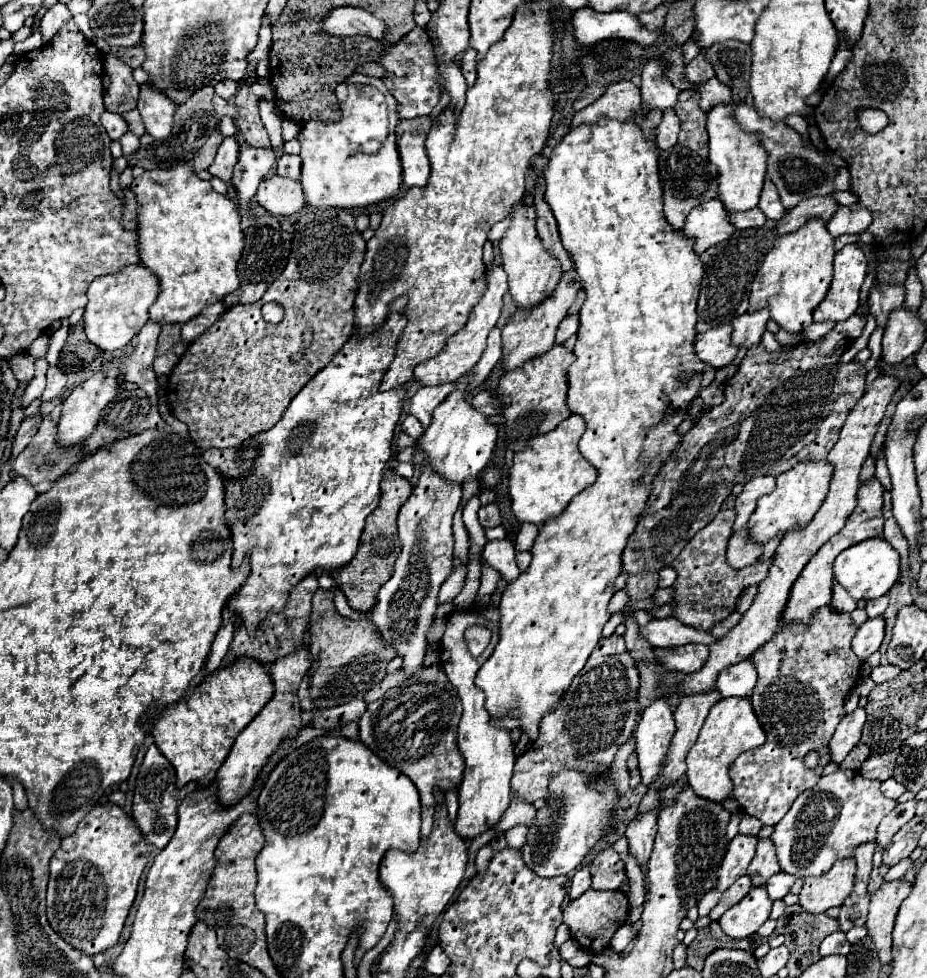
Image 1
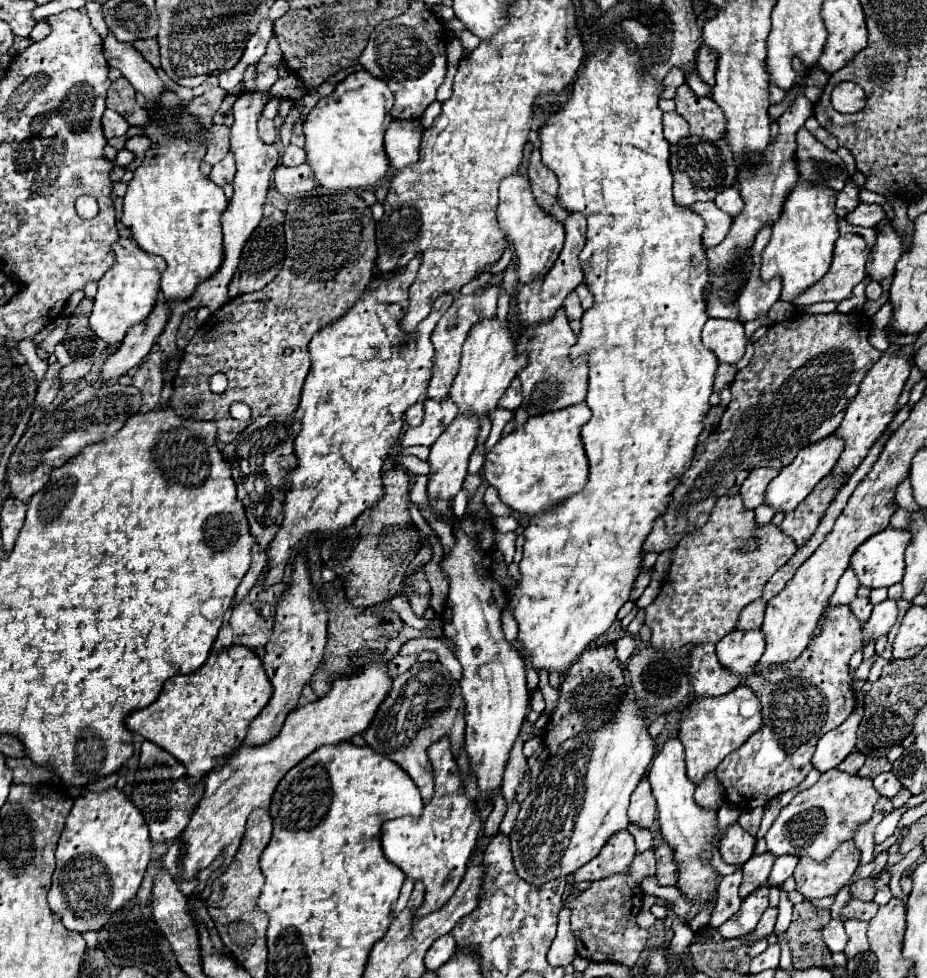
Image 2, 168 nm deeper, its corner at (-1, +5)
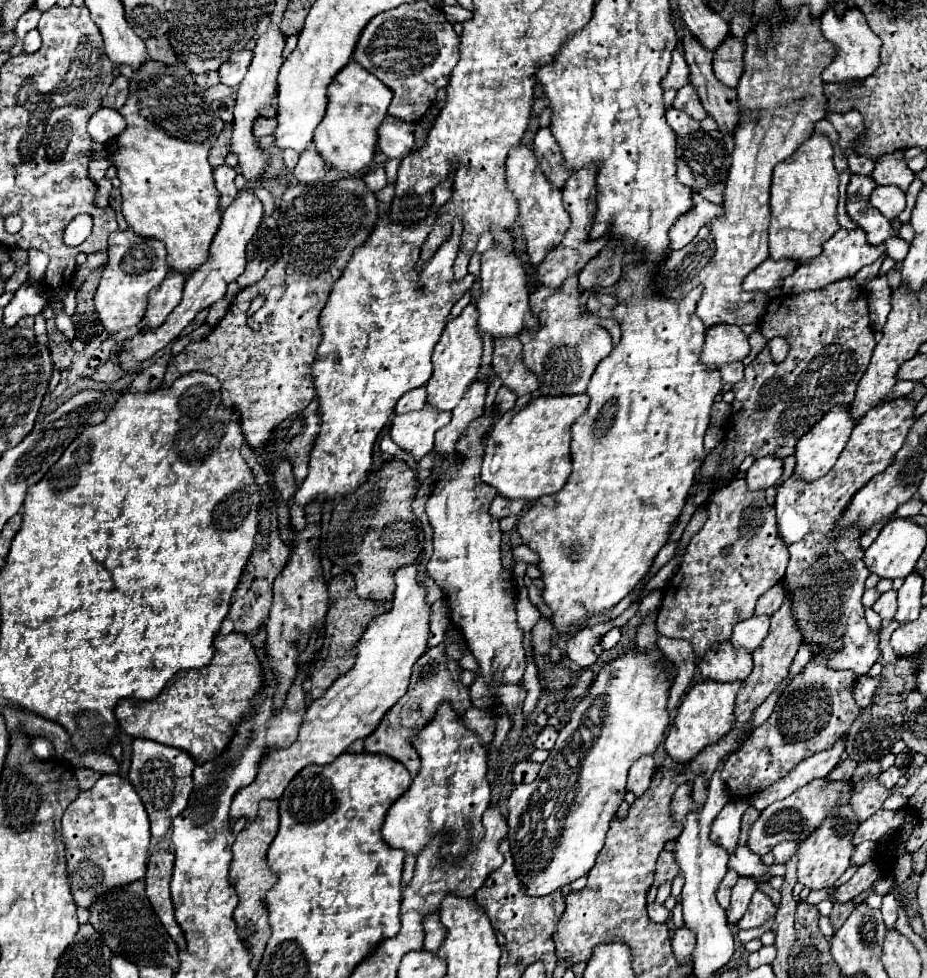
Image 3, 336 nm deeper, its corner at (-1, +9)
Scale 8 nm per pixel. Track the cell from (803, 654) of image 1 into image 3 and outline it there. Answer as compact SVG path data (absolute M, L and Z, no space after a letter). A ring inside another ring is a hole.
M830 647L820 649L810 663L798 675L794 675L792 687L778 697L774 713L768 717L768 721L762 723L726 761L722 781L734 797L748 799L780 781L800 761L828 749L858 717L860 707L852 697L856 675L852 671L828 669L828 655L832 655Z

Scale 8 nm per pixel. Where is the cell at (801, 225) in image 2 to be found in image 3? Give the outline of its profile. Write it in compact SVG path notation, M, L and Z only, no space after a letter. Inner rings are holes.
M812 135L796 155L778 163L772 175L770 195L770 259L792 259L798 265L822 253L822 245L840 229L836 219L838 173L832 163L832 143L824 135Z

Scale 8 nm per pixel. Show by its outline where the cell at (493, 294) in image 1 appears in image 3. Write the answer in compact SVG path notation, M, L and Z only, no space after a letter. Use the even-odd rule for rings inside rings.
M468 303L458 317L446 323L442 337L434 347L434 355L432 355L434 373L426 383L428 405L440 411L452 411L468 391L470 383L476 379L480 359L482 359L482 337L476 333L476 307Z

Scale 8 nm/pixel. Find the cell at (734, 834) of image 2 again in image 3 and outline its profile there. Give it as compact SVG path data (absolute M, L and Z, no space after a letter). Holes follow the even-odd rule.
M730 799L712 823L712 841L720 843L728 853L734 853L738 847L740 819L746 809L748 803L744 799Z

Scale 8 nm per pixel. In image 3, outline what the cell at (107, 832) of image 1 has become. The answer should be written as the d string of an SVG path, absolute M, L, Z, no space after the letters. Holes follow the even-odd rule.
M102 775L92 789L82 791L72 805L68 805L62 817L62 839L66 845L66 861L68 861L68 883L74 901L82 909L90 909L92 903L112 887L124 887L128 883L140 881L146 875L146 857L150 849L150 823L146 809L132 789L130 781L120 775Z

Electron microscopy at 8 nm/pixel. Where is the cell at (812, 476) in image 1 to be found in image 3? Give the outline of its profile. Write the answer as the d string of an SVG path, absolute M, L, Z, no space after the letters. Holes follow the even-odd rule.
M842 405L842 407L832 407L828 411L828 415L824 415L800 441L798 441L798 447L796 447L796 465L794 465L794 475L800 477L802 481L816 481L820 477L824 477L836 463L838 455L842 453L842 449L846 447L848 439L850 439L850 433L852 433L852 427L854 427L854 421L850 419L850 413L848 413L848 405Z

